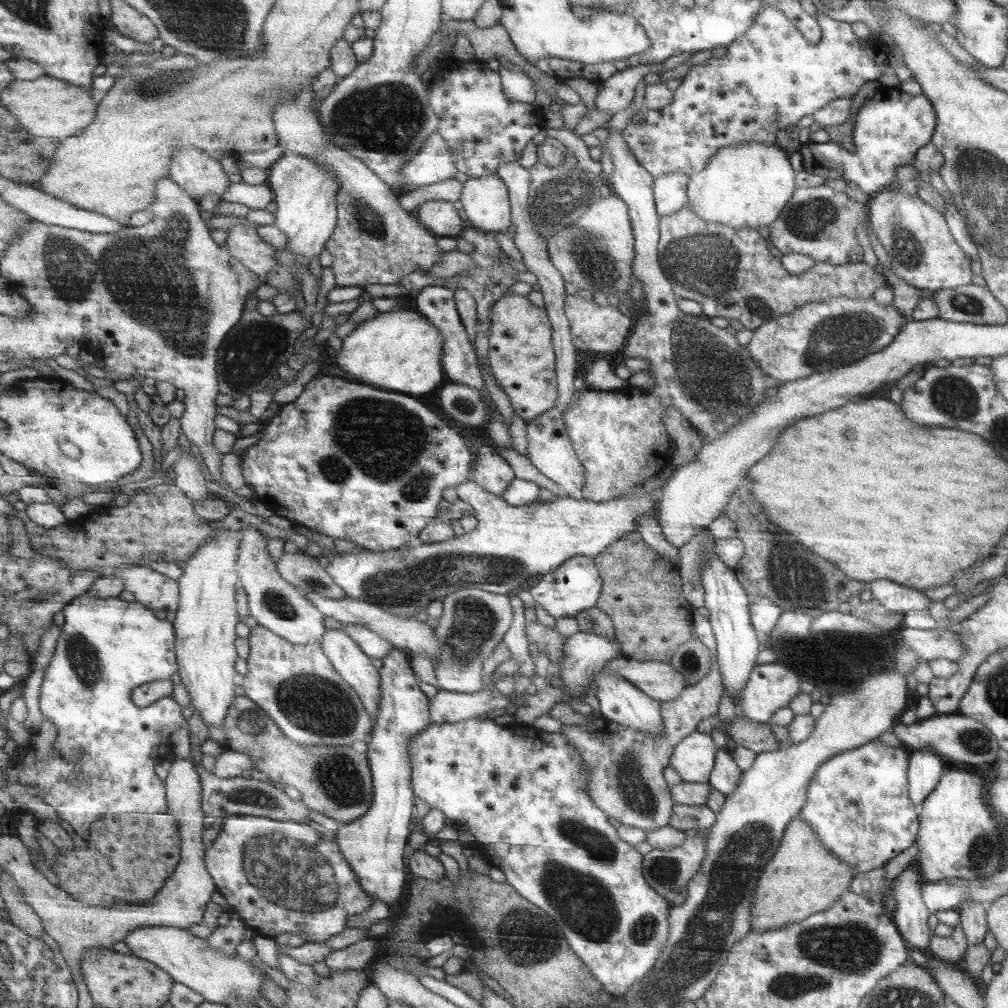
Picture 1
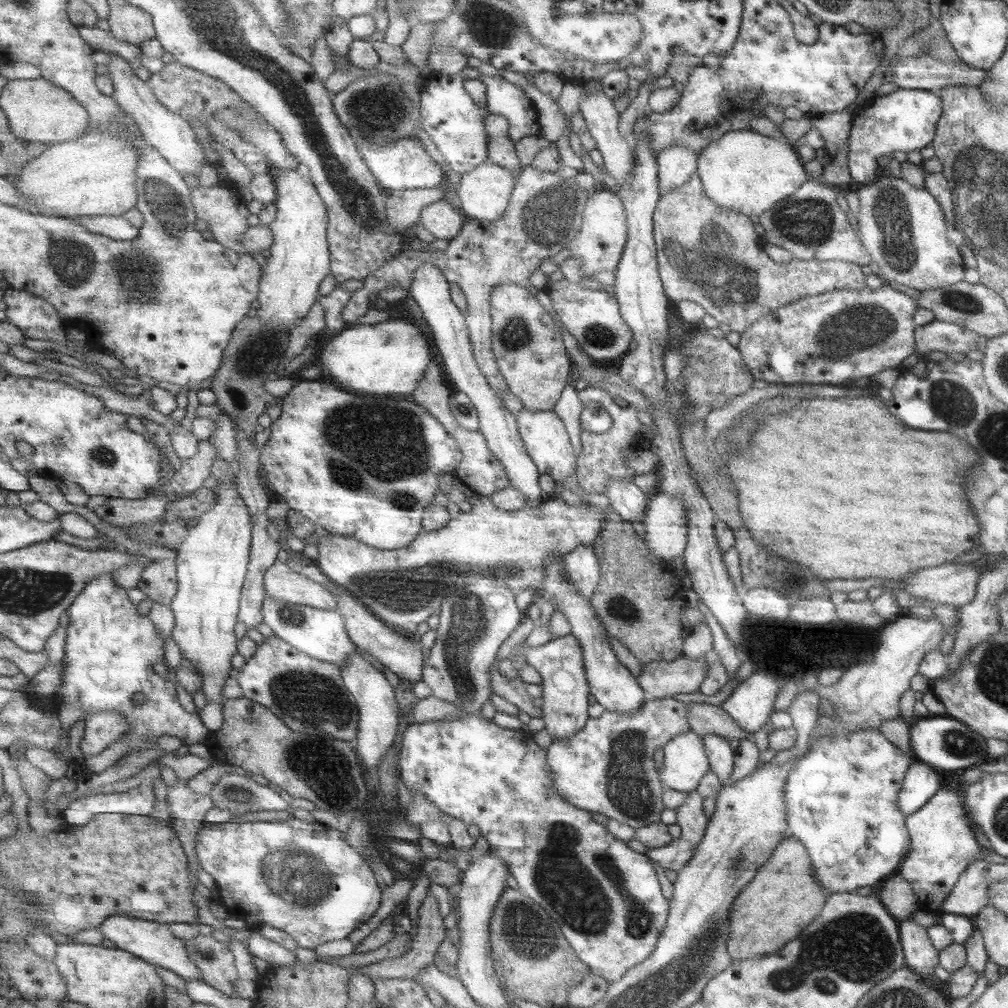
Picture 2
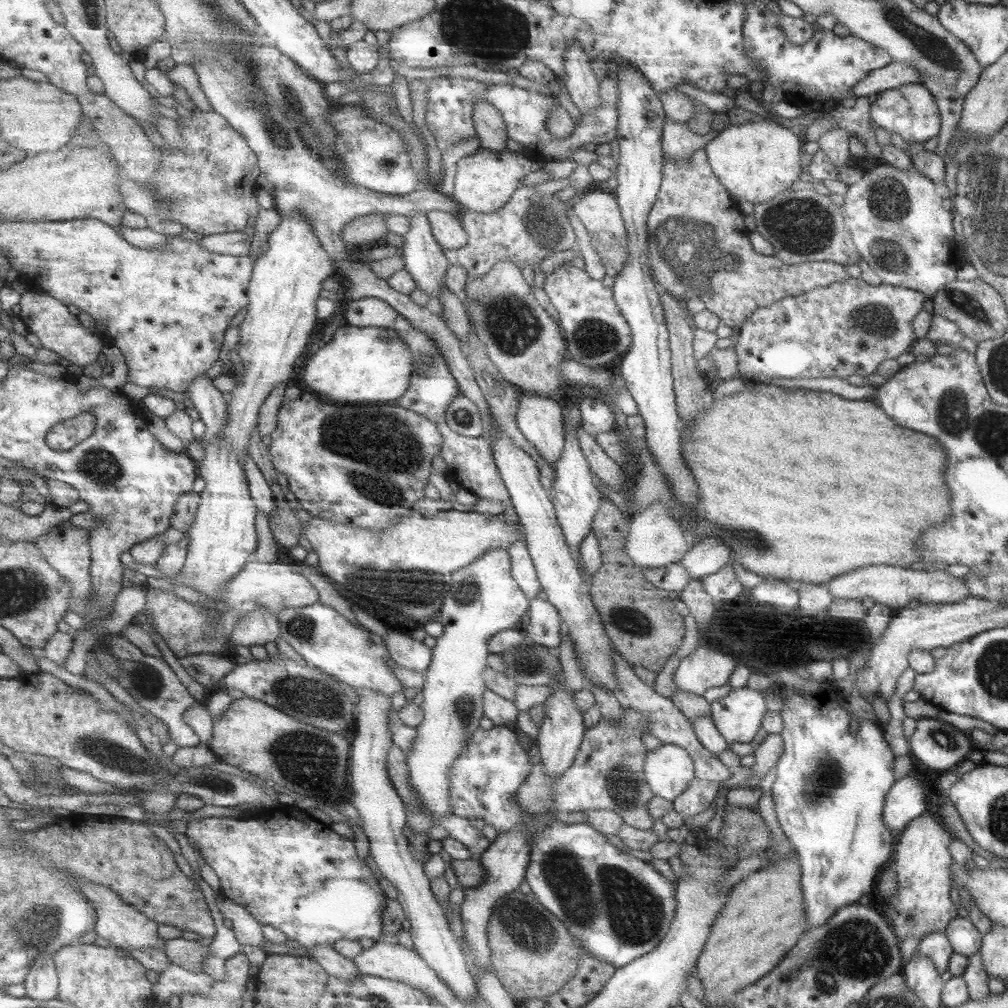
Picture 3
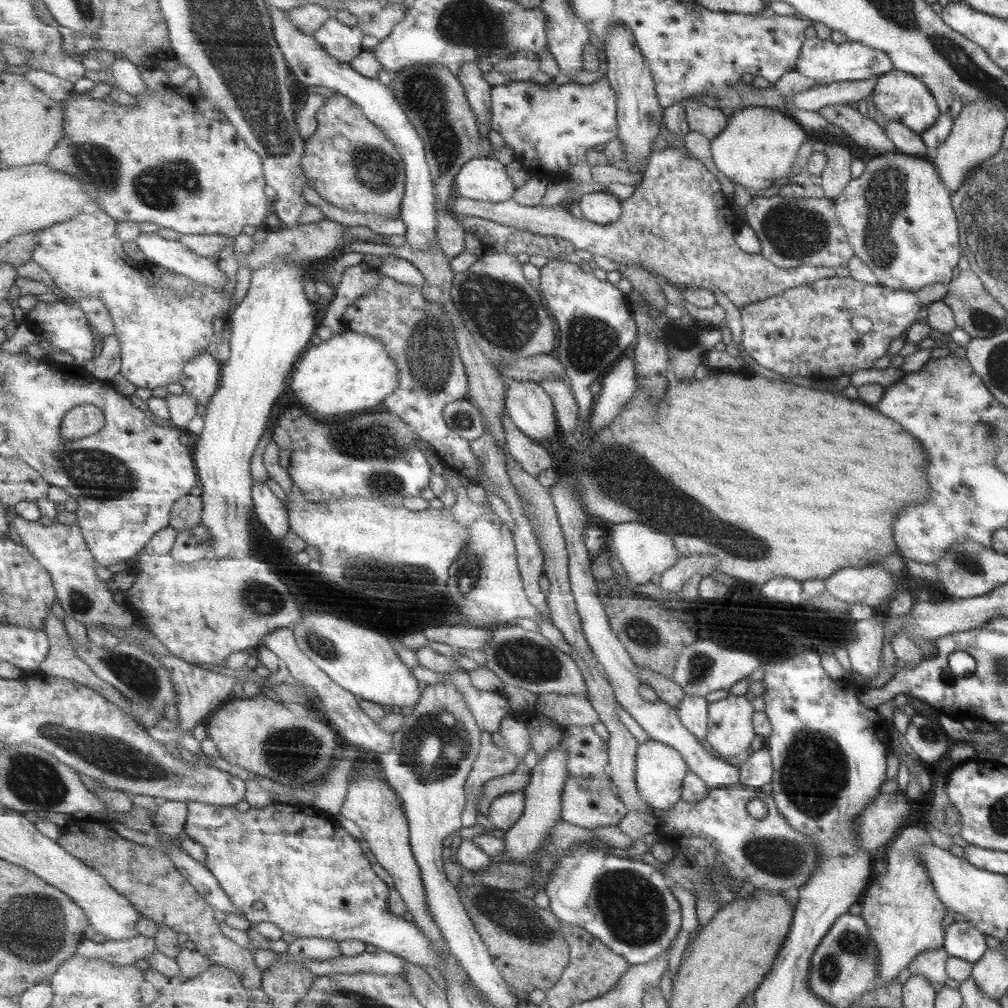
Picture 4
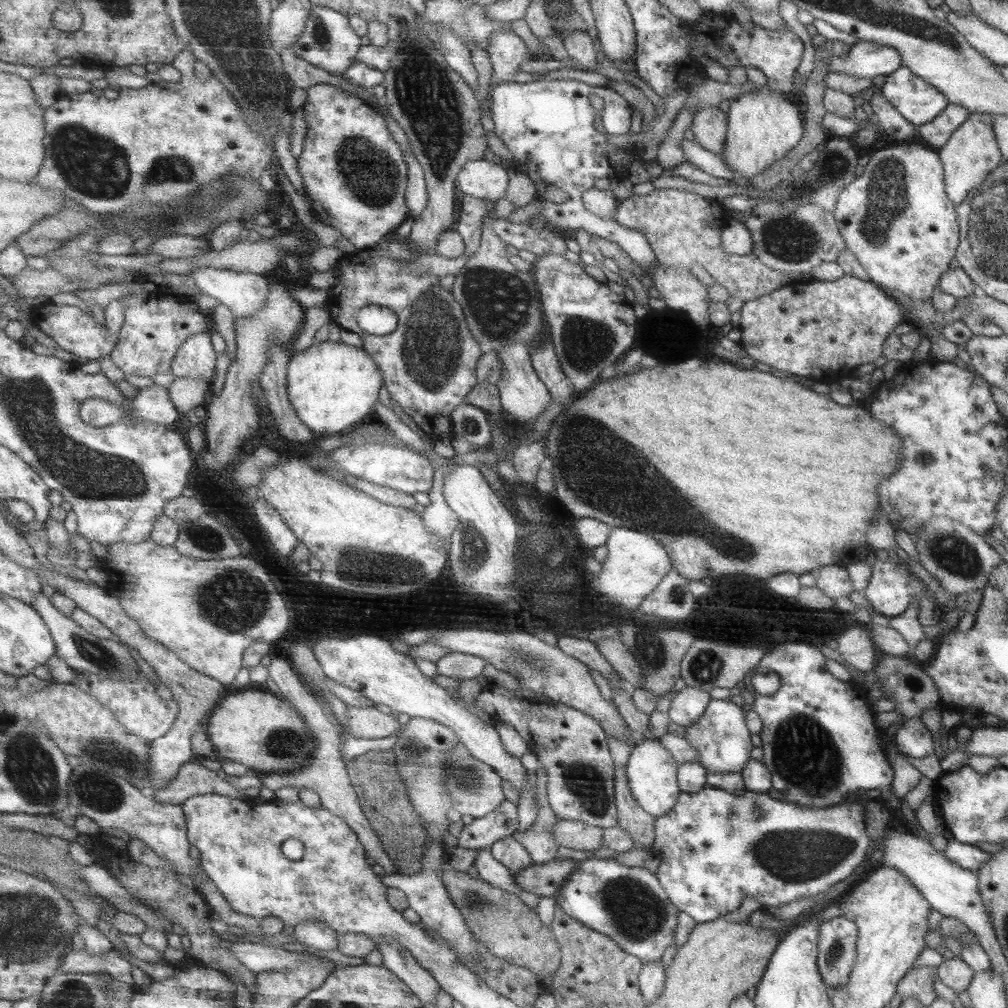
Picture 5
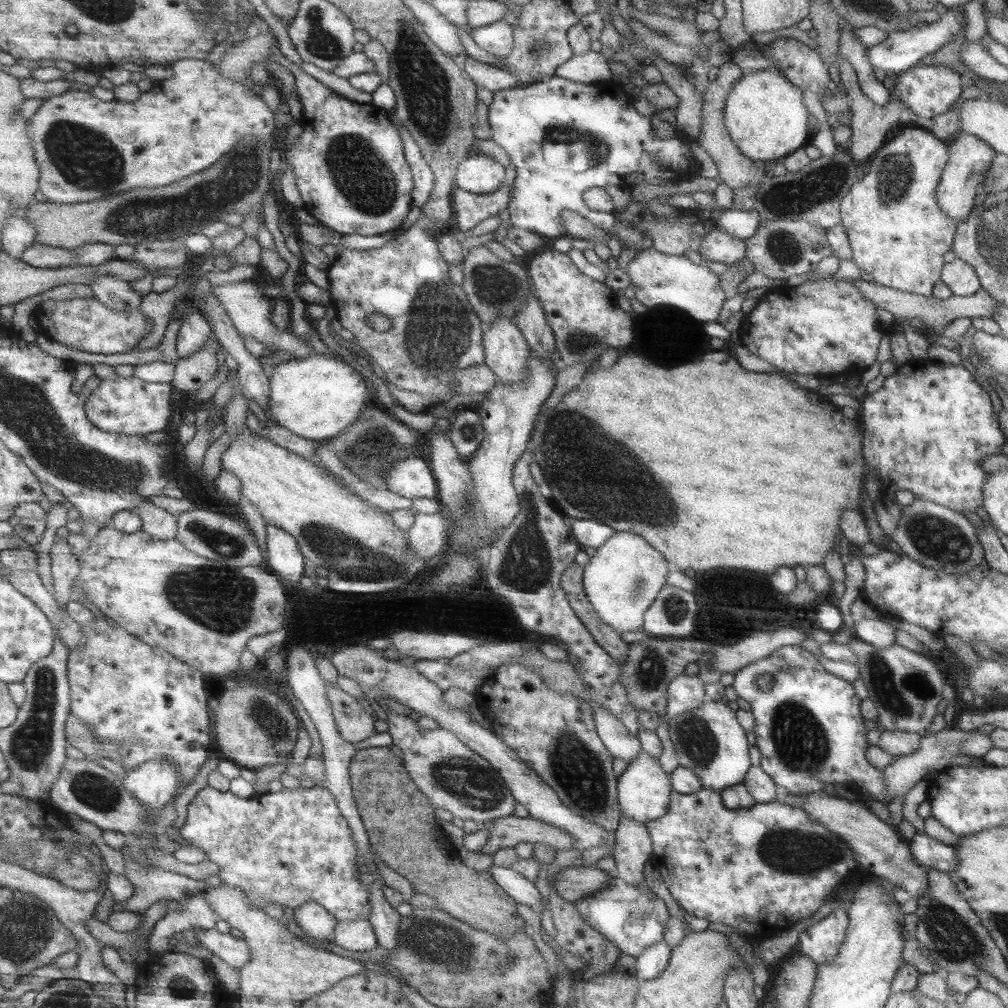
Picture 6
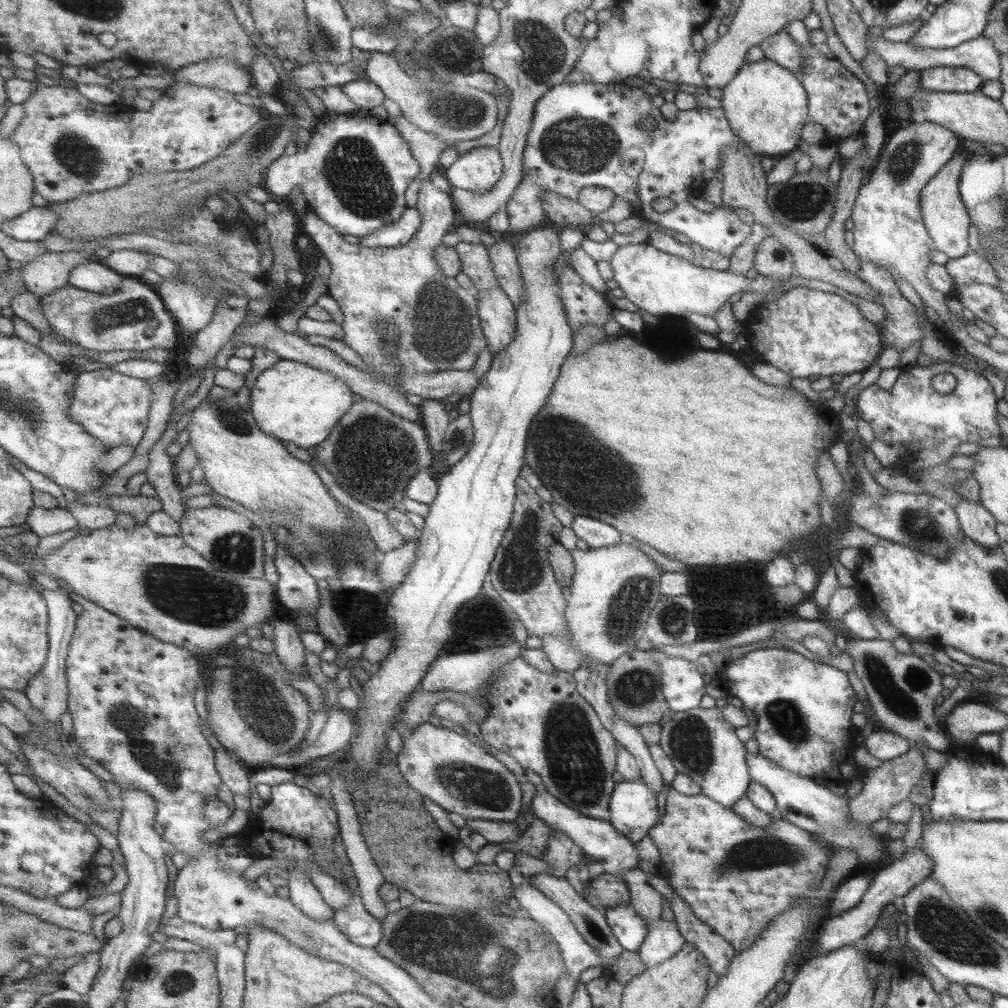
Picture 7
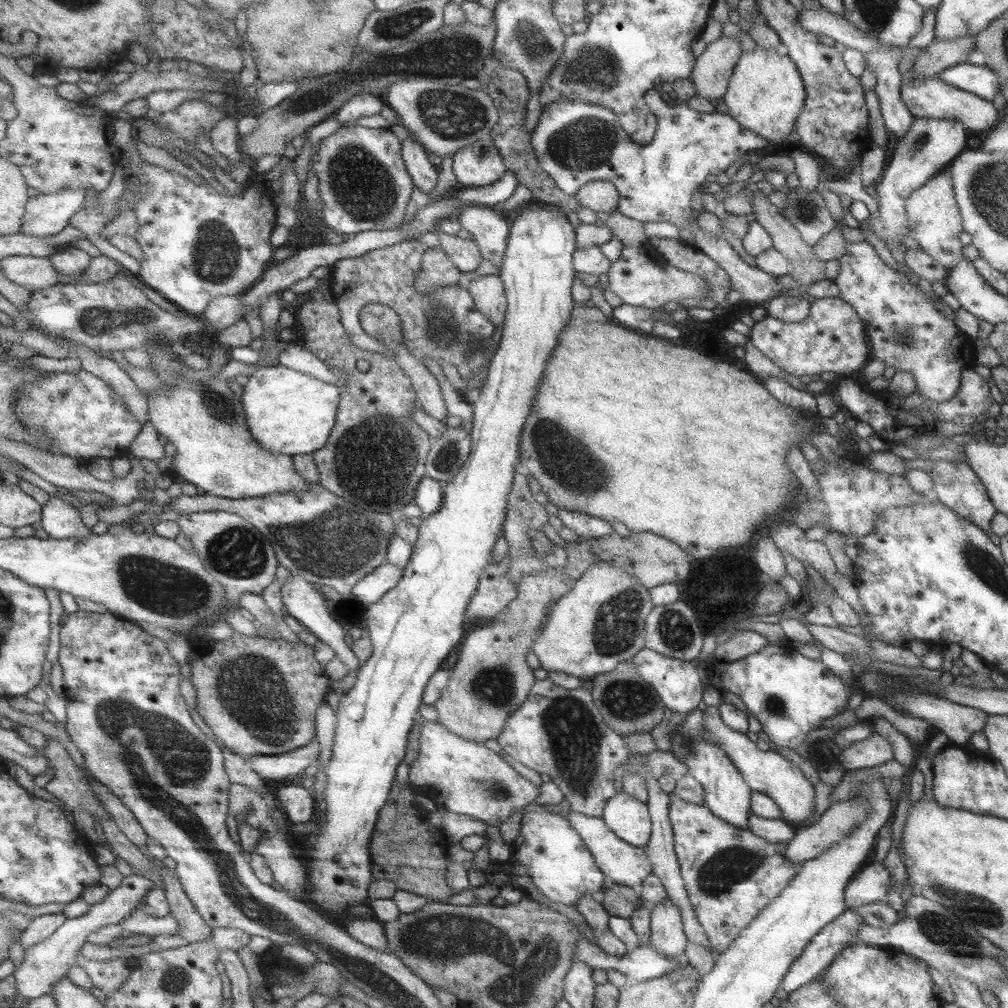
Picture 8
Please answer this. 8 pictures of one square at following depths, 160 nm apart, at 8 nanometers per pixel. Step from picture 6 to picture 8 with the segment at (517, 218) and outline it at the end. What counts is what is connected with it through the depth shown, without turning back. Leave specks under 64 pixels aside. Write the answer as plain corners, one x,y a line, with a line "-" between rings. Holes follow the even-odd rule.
652,89
648,92
645,92
643,96
644,104
647,106
647,109
651,114
655,115
656,118
656,131
654,132
654,137
651,139
651,142
646,145
640,145
634,143
630,136
619,126
618,120
616,116
612,113
609,108
603,108
603,106
597,106
597,104
587,104
587,102
583,102
583,100
559,100
557,104
551,104
549,108
545,106
543,111
540,112
537,124
532,128
530,133
530,144
533,146
535,156
538,159
538,163
541,165
542,169
551,177
551,180
555,183
555,186
562,190
565,194
569,196
575,196
578,188
583,186
587,182
591,182
593,180
605,180
609,181
618,192
618,207
616,208
621,214
625,216
634,218
635,220
641,222
670,222
673,226
676,226
678,230
682,228
688,228
690,230
691,235
693,235
693,243
695,243
695,248
699,249
703,254
706,254
708,257
711,257
711,260
714,260
728,275
731,282
731,288
736,290
737,292
743,295
744,301
747,302
767,302
767,296
773,296
773,293
777,294
779,291
785,290
785,288
779,288
778,284
774,282
774,277
766,272
759,270
757,267
752,267
749,264
741,261
737,252
733,250
733,248
729,245
729,242
722,238
715,238
715,236
710,236
707,232
703,231
696,223
696,218
692,215
694,214
692,209
692,200
694,190
697,190
698,187
704,184
704,181
707,179
714,178
720,172
724,172
726,168
735,162
735,160
739,160
743,154
746,154
747,150
756,150
759,148
764,148
767,146
767,141
760,136
757,136
754,132
743,128
738,122
735,122
731,116
727,113
719,113
713,111
712,113
702,113
697,112
685,104
675,105
663,102
661,96
659,94
659,89

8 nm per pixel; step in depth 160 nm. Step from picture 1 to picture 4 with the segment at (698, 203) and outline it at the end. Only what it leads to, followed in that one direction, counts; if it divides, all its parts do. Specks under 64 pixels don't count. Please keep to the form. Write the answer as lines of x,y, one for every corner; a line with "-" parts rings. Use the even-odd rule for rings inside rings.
767,107
737,108
728,116
726,127
710,140
710,157
715,168
726,176
730,182
740,184
751,196
757,190
769,188
778,178
783,178
791,170
795,162
797,151
805,141
806,128
787,115
784,111

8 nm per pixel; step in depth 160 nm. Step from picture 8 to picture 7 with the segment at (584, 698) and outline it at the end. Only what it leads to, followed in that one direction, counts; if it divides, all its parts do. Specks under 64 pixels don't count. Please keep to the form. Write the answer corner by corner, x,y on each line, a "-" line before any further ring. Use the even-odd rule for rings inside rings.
519,656
499,671
504,671
504,675
495,684
491,684
487,718
481,725
480,738
489,746
514,758
523,769
529,768
538,774
542,780
541,787
565,806
583,816
608,821
609,799
616,783
611,779
611,774
616,770
617,742
599,723
592,706
579,696
572,673
557,669
543,672

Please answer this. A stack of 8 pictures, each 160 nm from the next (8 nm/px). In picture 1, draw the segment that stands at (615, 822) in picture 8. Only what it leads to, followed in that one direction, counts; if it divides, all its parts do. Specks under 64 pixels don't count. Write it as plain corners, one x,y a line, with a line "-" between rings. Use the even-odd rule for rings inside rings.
693,731
672,748
668,765
677,772
682,781
708,782
717,749
710,734

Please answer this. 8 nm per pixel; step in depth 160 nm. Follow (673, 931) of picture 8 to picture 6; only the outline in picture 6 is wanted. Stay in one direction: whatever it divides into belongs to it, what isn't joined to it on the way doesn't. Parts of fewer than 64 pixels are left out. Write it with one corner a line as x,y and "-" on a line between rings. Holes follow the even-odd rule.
663,938
661,941
645,948
643,953
635,957
635,963
632,964
634,975
638,982
649,981
665,969
671,954
671,948
667,946

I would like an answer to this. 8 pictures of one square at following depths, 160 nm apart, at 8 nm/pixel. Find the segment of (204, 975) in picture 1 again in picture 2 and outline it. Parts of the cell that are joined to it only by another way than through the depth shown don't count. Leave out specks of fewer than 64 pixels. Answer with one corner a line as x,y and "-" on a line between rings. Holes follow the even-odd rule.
117,913
101,924
101,932
117,948
134,953
135,956
155,967
170,969
179,974
185,981
203,981
203,973
197,968
191,954
187,952
186,941
173,934
171,924
144,920
144,916
129,917
127,913

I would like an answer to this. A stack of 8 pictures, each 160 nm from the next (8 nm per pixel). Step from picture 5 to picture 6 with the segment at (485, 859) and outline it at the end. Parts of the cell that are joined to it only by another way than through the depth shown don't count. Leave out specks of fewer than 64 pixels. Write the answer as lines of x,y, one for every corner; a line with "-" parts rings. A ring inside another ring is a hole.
491,863
488,871
493,879
509,894
516,902
530,906
539,916
541,910
541,896
531,881
513,869
498,867

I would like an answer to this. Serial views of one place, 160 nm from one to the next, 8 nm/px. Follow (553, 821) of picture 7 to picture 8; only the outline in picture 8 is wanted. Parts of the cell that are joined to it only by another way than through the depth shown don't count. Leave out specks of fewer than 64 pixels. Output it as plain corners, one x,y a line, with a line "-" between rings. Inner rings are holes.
571,809
565,813
562,812
561,815
580,836
587,850
591,853
597,868
604,874
609,883
622,884
633,889
640,888
643,879
652,872
644,847
631,846
631,844
619,840
619,837
615,836
601,820
601,817
585,816

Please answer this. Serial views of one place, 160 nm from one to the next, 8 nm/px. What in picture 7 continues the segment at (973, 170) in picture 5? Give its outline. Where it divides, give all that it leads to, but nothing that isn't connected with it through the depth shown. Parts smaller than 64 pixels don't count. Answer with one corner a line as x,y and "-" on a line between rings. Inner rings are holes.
965,150
955,153
939,169
939,172
929,179
919,195
922,219
933,247
939,252
943,252
949,259
956,259
971,252
967,243
967,228
969,228
970,218
959,196
958,178
961,176
961,170
964,168
968,156
972,155

